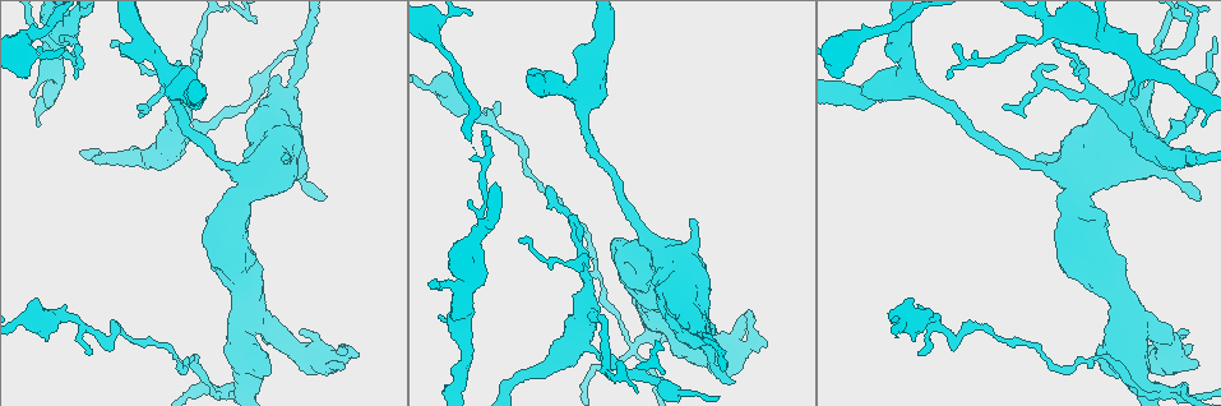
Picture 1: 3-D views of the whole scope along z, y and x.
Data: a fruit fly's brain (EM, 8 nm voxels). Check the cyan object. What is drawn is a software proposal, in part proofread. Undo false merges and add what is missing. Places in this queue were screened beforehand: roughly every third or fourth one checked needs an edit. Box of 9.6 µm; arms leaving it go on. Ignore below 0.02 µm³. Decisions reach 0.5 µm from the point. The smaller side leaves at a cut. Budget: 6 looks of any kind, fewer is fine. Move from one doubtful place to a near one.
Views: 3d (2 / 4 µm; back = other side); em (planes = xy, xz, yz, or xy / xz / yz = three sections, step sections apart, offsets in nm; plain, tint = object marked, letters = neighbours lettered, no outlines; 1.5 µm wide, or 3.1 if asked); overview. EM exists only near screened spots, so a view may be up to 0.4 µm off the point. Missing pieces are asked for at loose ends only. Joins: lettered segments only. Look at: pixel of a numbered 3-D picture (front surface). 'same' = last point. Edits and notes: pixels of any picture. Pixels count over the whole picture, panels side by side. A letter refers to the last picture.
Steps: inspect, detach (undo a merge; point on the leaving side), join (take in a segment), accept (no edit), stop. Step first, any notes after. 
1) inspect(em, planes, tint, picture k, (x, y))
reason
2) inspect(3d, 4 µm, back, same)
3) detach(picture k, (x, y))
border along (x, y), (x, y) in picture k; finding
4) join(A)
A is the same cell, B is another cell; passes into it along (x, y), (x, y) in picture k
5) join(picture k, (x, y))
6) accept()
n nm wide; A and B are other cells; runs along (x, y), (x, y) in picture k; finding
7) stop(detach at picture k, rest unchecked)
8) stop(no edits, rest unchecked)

inspect(3d, 4 µm, picture 1, (75, 47))
tapers out

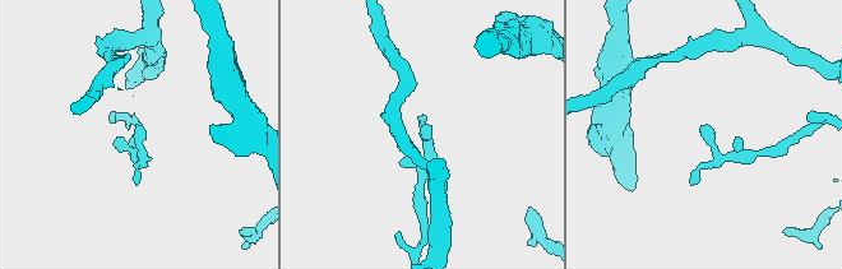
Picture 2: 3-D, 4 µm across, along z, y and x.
inspect(em, planes, plain, picture 2, (699, 128))

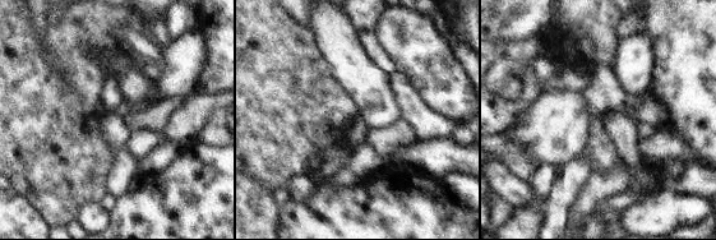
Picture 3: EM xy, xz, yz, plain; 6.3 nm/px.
inspect(em, planes, letters, same)
see the neighbours

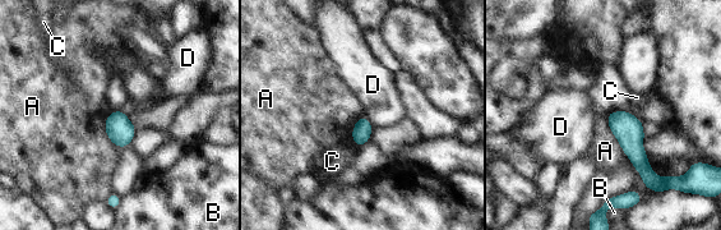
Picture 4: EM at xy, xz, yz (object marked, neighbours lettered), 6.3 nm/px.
accept()
A touches over 550 nm; A, B, C and D are other cells; border along (363, 114), (373, 128) in picture 4; none of them fits

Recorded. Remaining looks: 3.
inspect(em, planes, plain, picture 1, (556, 87))
branch point

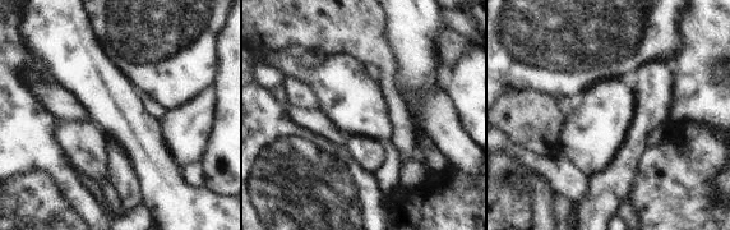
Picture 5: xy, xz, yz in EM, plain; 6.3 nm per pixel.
inspect(em, planes, letters, same)

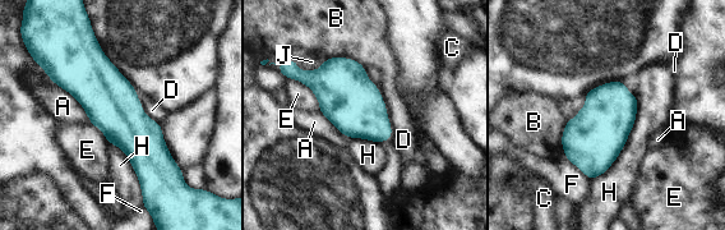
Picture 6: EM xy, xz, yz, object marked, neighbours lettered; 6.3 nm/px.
accept()
340 nm wide; A, B, C, D, E, F, H and J are other cells; runs along (91, 45), (143, 188) in picture 6; one neuron here

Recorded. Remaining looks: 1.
stop(no edits, rest unchecked)

